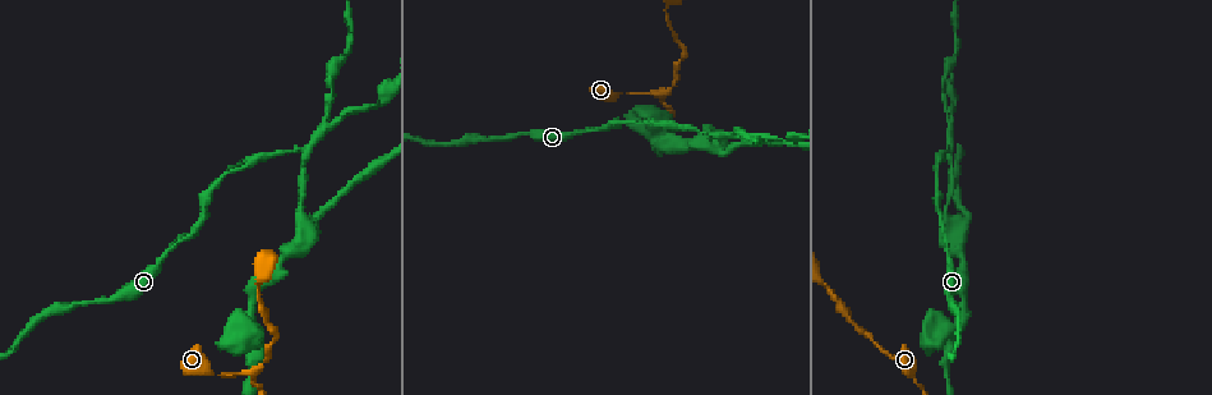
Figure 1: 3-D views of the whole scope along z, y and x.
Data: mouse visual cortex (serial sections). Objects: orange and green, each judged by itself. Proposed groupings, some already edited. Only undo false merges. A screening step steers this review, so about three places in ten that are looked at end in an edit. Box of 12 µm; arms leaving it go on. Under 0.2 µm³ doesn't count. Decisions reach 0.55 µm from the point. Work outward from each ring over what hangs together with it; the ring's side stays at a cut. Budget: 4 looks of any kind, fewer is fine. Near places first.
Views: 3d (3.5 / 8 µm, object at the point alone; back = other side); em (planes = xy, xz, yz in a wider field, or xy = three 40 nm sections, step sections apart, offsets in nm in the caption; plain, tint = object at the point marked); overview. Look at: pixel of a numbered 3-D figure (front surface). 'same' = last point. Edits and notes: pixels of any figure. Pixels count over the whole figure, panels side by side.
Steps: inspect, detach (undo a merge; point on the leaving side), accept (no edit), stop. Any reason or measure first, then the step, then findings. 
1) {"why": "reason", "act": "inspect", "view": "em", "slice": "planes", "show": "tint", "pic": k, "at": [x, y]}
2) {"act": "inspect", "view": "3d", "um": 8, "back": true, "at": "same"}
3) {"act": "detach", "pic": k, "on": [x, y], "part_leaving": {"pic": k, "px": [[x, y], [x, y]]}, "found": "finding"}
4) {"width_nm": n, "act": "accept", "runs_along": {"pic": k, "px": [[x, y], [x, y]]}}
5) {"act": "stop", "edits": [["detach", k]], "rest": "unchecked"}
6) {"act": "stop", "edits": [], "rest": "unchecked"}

{"why": "branch point", "act": "inspect", "view": "3d", "um": 3.5, "pic": 1, "at": [656, 96]}

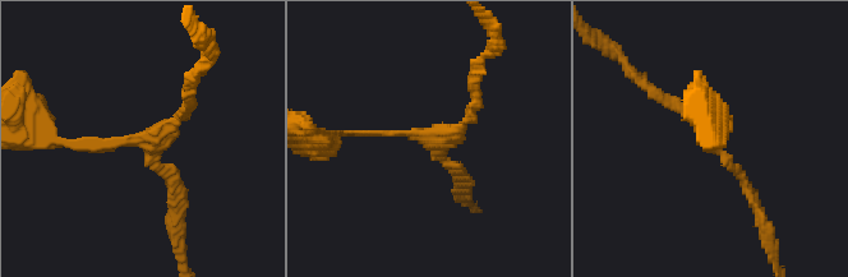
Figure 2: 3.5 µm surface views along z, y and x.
{"act": "inspect", "view": "em", "slice": "xy", "step": 3, "show": "tint", "pic": 2, "at": [147, 143]}

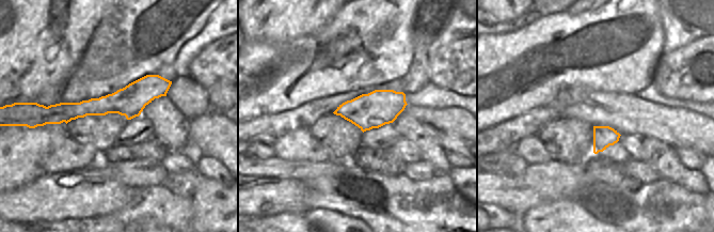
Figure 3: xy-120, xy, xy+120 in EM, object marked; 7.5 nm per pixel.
{"act": "accept", "runs_along": {"pic": 2, "px": [[55, 141], [153, 141], [188, 101]]}, "found": "continuous, no second cell"}

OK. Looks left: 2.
{"why": "narrows sharply", "act": "inspect", "view": "3d", "um": 3.5, "pic": 1, "at": [952, 128]}

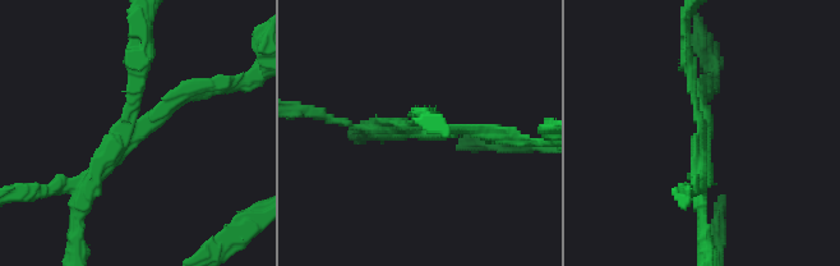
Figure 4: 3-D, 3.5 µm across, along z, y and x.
{"arms": 3, "arm_widths_nm": [150, 200, 200], "act": "inspect", "view": "em", "slice": "planes", "show": "tint", "pic": 4, "at": [413, 130]}

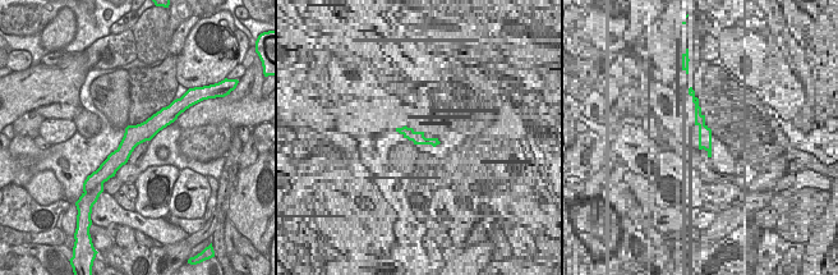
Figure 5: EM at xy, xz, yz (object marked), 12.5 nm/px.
{"act": "detach", "pic": 4, "on": [133, 76], "part_leaving": {"pic": 4, "px": [[79, 195], [75, 257]]}, "found": "a second cell is stuck on"}

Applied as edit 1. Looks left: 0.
{"act": "stop", "edits": [["detach", 4]], "rest": "unchecked"}

